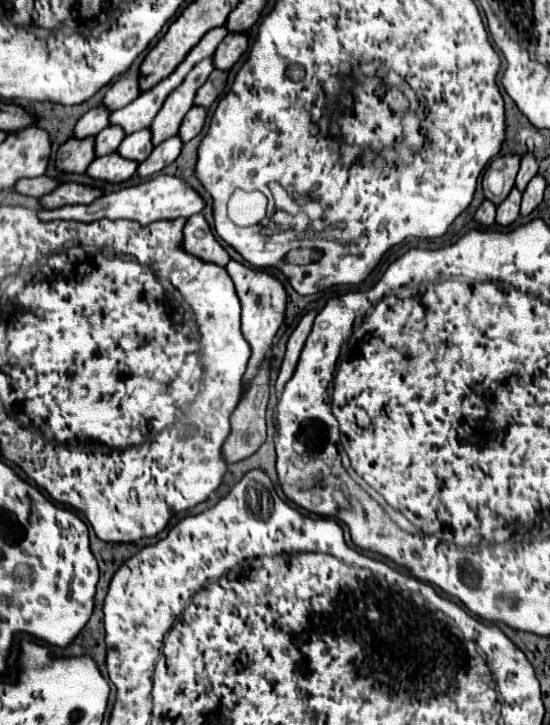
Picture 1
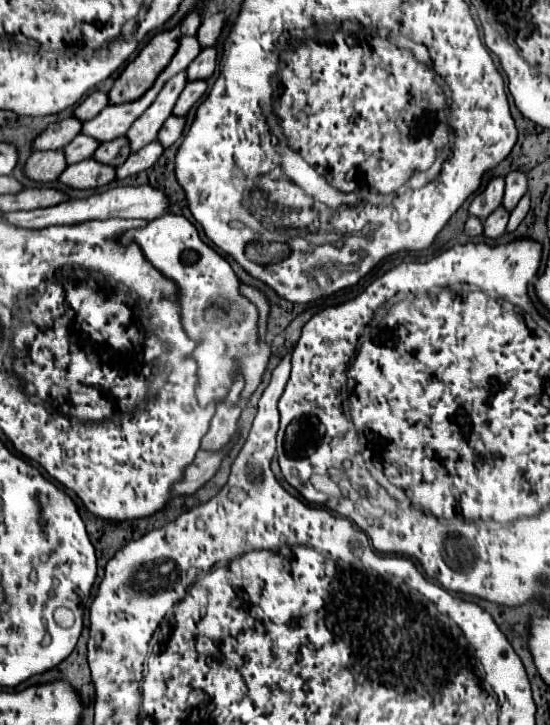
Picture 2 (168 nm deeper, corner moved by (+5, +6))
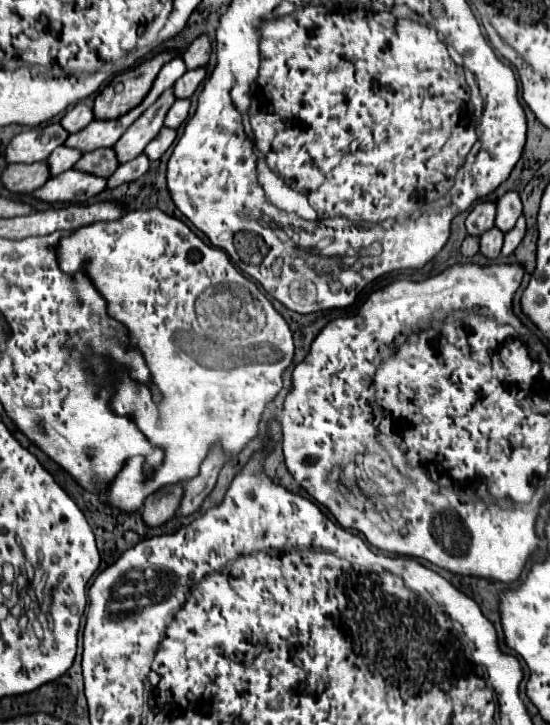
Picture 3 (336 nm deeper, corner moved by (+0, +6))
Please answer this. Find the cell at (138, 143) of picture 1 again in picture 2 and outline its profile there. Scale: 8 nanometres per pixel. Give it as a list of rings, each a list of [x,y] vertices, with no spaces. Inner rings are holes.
[[[117,138],[117,142],[103,142],[93,158],[97,158],[97,162],[105,162],[113,168],[121,166],[129,156],[129,146],[127,146],[127,138]]]

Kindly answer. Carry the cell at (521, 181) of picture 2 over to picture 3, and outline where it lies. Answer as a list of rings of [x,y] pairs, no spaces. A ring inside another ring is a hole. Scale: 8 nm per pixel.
[[[510,190],[506,192],[500,200],[498,200],[498,212],[496,212],[496,228],[500,228],[502,232],[508,232],[518,216],[522,214],[522,200],[520,200],[520,194]]]

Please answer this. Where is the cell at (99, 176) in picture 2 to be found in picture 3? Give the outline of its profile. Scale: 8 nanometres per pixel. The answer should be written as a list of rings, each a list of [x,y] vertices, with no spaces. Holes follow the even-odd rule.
[[[76,168],[66,170],[60,176],[50,178],[40,190],[34,192],[36,198],[46,202],[86,202],[88,198],[100,194],[106,188],[106,178],[98,178],[90,172],[80,172]]]

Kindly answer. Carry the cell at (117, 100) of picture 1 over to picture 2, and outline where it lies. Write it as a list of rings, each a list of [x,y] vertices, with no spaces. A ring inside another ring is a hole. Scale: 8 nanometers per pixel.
[[[93,92],[93,94],[89,94],[89,96],[73,110],[73,116],[75,116],[77,120],[81,118],[81,122],[87,122],[87,120],[95,118],[107,104],[109,104],[109,100],[107,100],[107,94],[105,94],[105,92]]]

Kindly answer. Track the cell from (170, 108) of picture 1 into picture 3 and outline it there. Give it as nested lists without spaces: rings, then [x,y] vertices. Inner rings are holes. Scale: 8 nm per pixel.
[[[168,88],[126,132],[124,136],[114,144],[116,156],[120,162],[128,162],[134,160],[136,156],[140,156],[144,152],[144,148],[148,146],[148,142],[154,140],[154,136],[158,136],[160,128],[164,126],[164,118],[170,110],[170,106],[176,102],[174,98],[174,88]]]

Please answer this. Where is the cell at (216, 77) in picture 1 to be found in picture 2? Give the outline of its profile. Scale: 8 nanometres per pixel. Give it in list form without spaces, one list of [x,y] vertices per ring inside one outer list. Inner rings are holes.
[[[203,80],[189,82],[189,84],[185,86],[185,90],[181,92],[181,96],[179,96],[175,108],[173,108],[173,114],[177,114],[177,116],[185,116],[185,114],[191,110],[191,106],[201,98],[201,94],[203,94],[205,90],[207,90],[207,84],[205,84]]]

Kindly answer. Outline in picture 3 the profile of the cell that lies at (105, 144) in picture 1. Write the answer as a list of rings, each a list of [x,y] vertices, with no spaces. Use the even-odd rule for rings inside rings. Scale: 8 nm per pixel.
[[[58,146],[58,150],[54,150],[50,154],[50,158],[46,160],[50,164],[50,172],[52,176],[58,176],[70,168],[74,168],[74,164],[84,156],[82,150],[72,150],[68,146]]]

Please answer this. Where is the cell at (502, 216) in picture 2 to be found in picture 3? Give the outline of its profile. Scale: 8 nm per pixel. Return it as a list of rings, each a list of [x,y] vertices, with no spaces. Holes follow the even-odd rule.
[[[494,226],[492,230],[488,230],[486,234],[480,236],[480,252],[488,258],[498,258],[500,250],[502,250],[502,242],[504,242],[504,234],[502,234],[502,230],[498,230]]]

